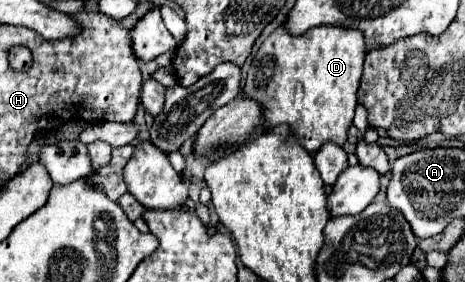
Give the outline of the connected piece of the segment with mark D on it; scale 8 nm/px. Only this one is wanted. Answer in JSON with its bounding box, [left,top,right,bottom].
[242,26,364,154]

